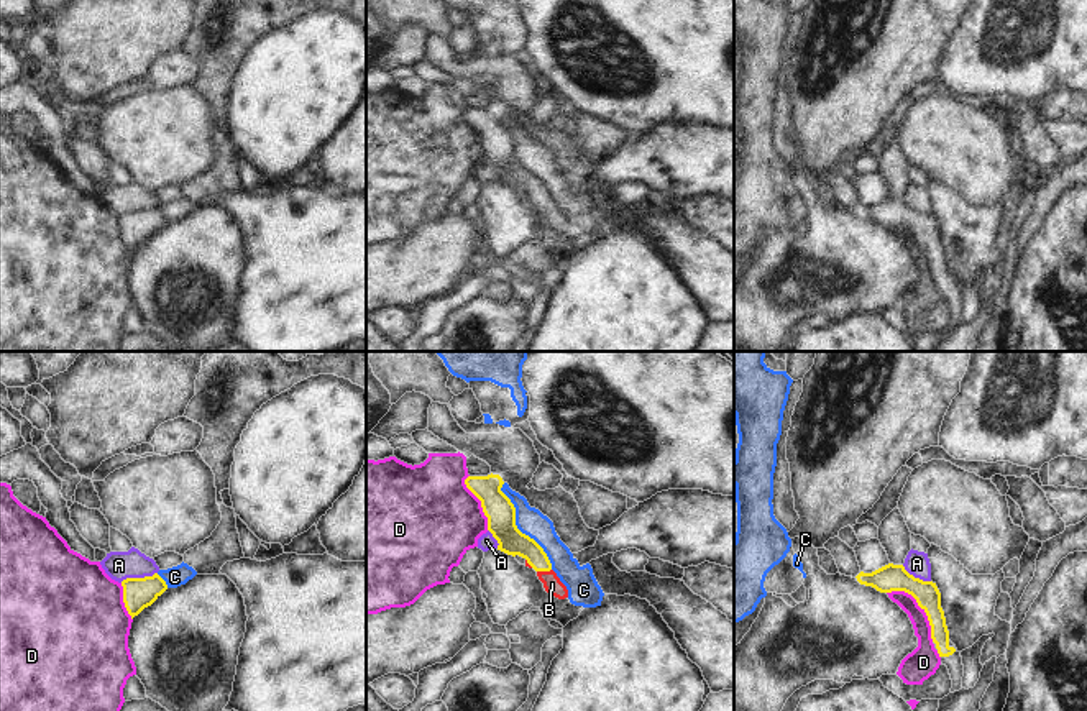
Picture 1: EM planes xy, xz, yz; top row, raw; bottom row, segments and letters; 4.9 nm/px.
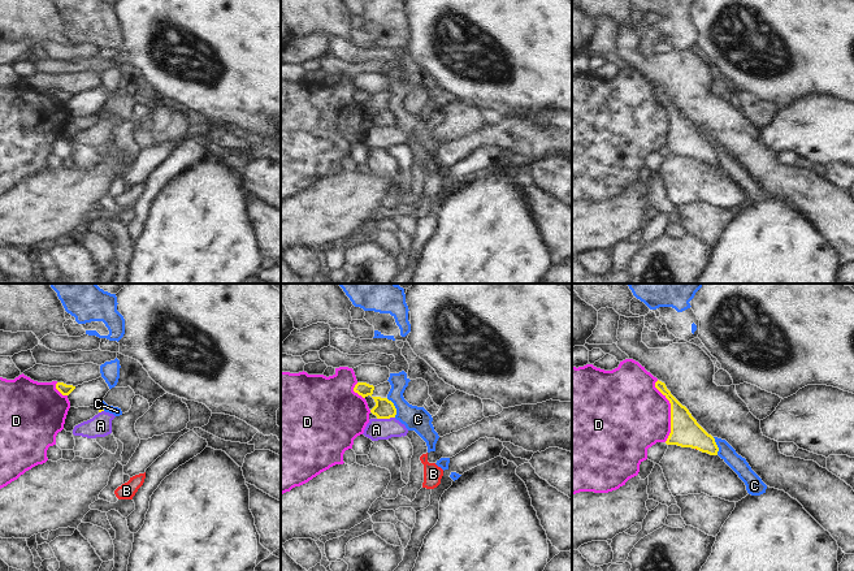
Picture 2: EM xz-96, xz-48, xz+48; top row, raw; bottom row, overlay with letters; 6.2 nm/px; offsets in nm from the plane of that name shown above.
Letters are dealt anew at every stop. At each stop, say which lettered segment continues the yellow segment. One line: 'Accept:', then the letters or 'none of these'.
Accept: B

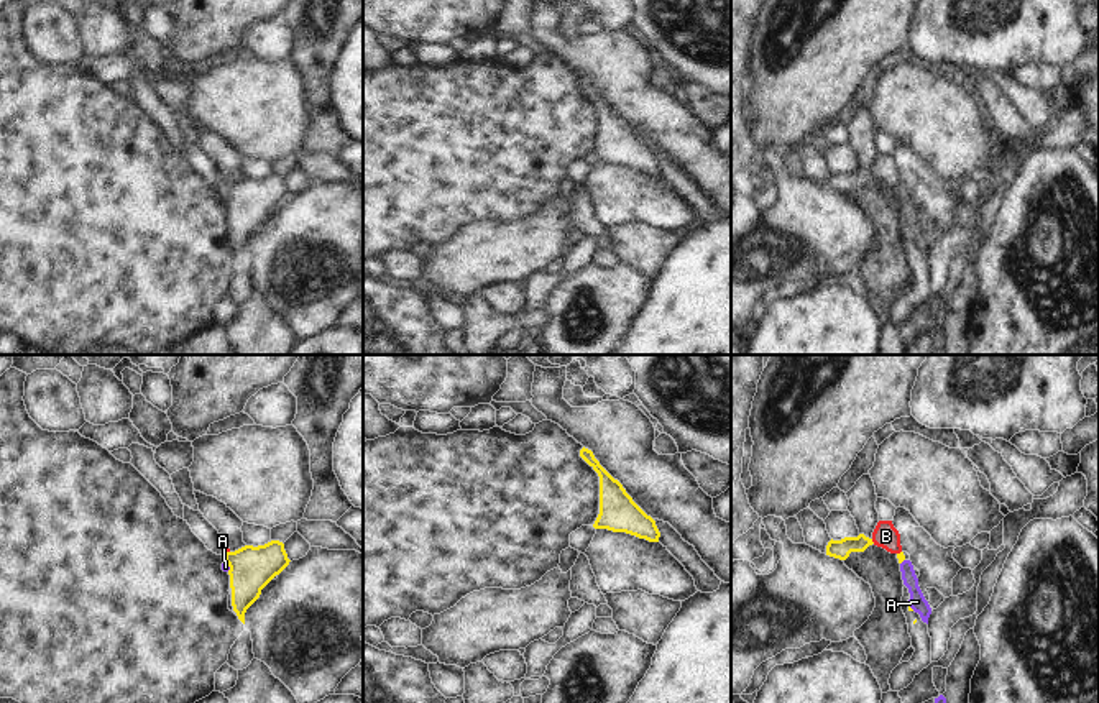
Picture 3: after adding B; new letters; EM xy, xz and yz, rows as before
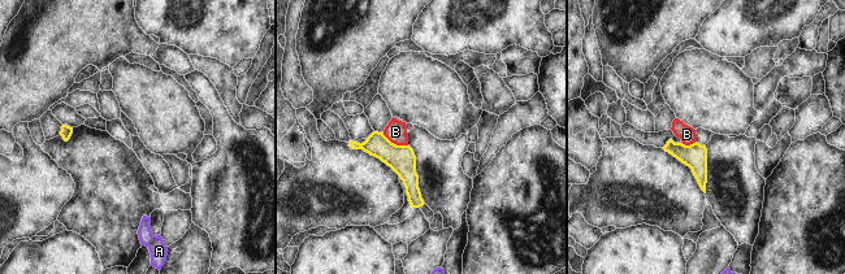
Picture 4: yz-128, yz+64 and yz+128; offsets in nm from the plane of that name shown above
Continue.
Accept: none of these

